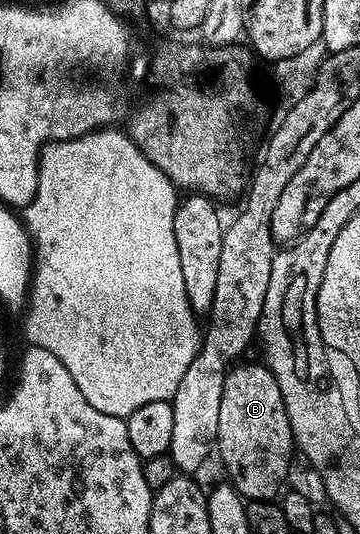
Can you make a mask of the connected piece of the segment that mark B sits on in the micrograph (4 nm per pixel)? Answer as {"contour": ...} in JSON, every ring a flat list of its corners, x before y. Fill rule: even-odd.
{"contour":[[255,362,239,365,232,365,224,376,216,434,217,455,219,454,228,476,231,477,228,478,230,485,234,486,238,494,242,494,247,500,271,500,284,489,283,481,291,470,291,453,294,455,297,450,295,437,291,431,289,416,285,412,281,388,277,388,277,380,270,370,266,365,259,363,258,366]]}

